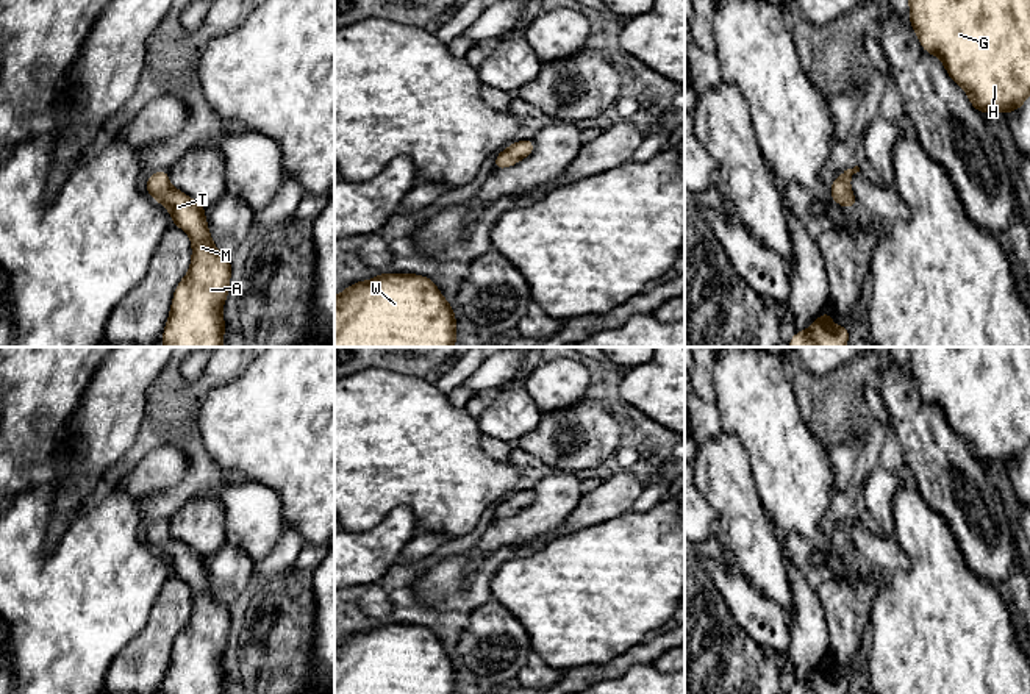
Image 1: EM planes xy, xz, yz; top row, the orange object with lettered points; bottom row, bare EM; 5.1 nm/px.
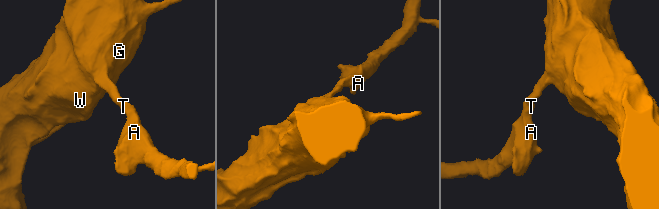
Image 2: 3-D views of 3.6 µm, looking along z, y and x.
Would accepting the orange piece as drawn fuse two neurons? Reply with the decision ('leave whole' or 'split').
leave whole

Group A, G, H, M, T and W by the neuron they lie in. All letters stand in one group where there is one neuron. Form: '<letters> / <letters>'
A G H M T W

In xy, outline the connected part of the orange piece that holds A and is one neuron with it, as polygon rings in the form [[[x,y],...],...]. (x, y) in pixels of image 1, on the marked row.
[[[158,170],[147,178],[145,191],[164,205],[172,222],[184,230],[192,242],[192,261],[186,277],[178,283],[170,305],[170,314],[163,333],[164,347],[224,347],[224,302],[231,277],[230,258],[219,252],[209,236],[205,206],[169,184],[169,172]]]

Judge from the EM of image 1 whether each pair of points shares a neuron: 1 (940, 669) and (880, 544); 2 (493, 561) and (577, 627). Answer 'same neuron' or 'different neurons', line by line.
1: different neurons
2: different neurons

